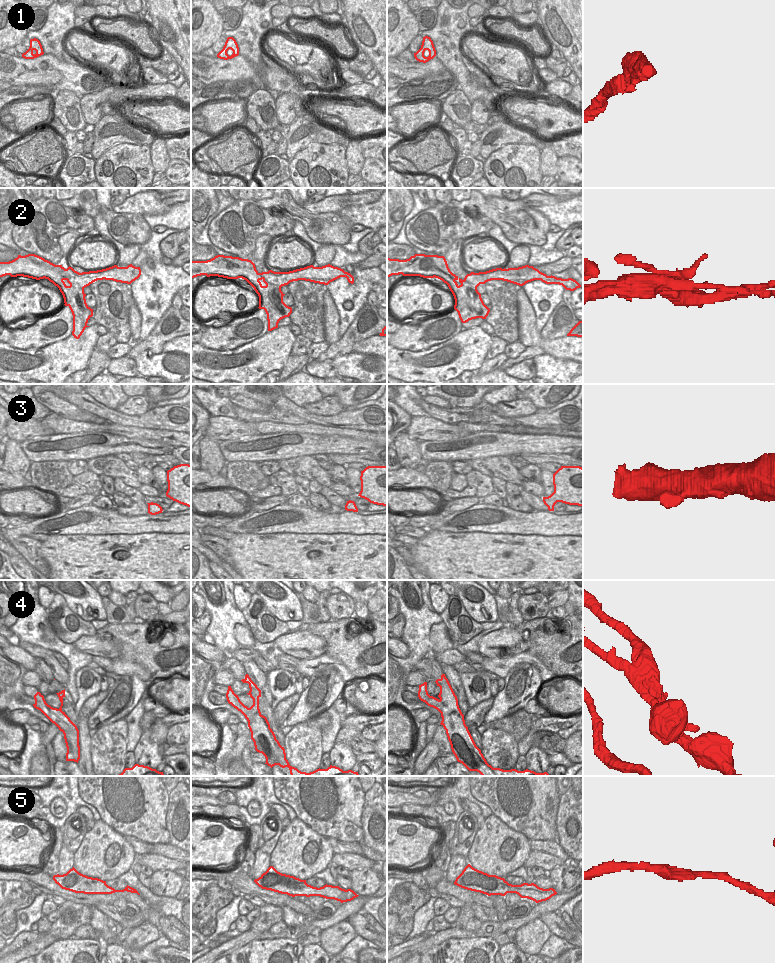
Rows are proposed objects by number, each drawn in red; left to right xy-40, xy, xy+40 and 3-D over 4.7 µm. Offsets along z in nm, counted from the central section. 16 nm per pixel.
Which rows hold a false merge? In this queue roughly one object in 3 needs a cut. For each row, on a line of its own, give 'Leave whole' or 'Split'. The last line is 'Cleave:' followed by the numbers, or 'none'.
1: Leave whole
2: Split
3: Leave whole
4: Split
5: Leave whole
Cleave: 2, 4.

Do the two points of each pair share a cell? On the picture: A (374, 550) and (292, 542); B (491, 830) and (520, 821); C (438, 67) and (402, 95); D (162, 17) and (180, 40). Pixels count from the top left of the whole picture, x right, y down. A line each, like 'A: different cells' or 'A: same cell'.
A: same cell
B: different cells
C: different cells
D: same cell

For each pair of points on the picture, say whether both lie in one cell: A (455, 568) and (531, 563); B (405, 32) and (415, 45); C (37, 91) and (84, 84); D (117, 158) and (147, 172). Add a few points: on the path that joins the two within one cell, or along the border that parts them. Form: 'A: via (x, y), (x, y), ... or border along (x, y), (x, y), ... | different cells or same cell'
A: via (474, 568), (512, 568) | same cell
B: border along (419, 33), (407, 48) | different cells
C: border along (30, 84), (49, 85), (55, 91) | different cells
D: via (124, 165), (131, 172), (140, 172) | same cell

